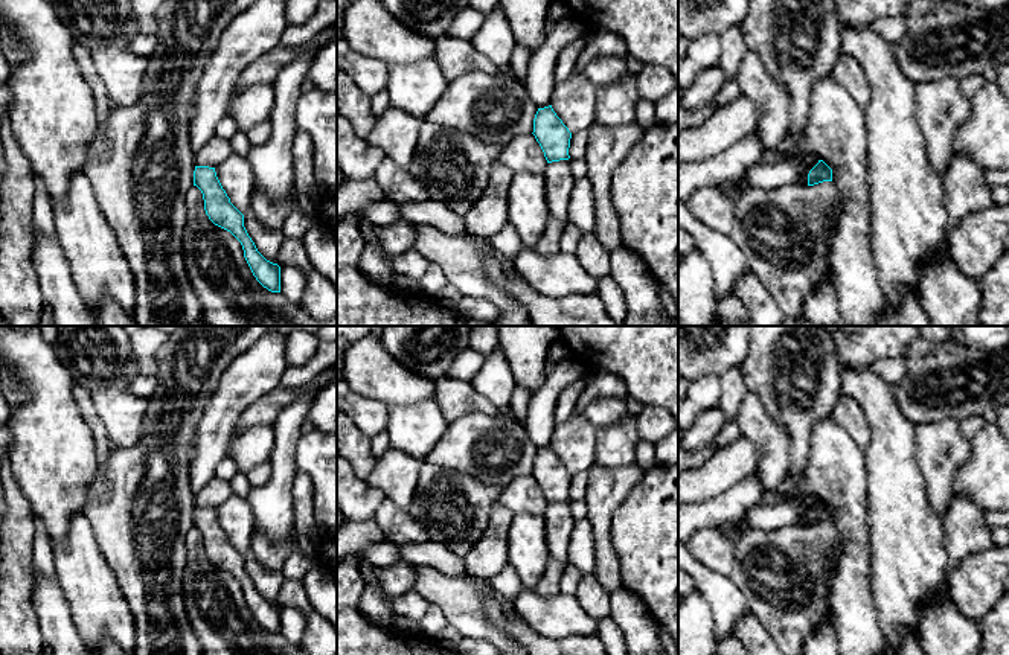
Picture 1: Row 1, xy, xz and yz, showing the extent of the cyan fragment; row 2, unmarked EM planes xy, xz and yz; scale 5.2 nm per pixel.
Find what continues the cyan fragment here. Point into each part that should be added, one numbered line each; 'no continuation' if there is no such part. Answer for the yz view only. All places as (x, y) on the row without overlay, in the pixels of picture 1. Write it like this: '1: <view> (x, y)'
no continuation

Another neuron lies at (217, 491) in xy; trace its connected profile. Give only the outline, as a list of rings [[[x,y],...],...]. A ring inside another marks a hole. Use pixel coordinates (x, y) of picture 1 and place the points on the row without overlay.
[[[213,478],[203,490],[195,494],[195,507],[215,509],[230,497],[229,483]]]

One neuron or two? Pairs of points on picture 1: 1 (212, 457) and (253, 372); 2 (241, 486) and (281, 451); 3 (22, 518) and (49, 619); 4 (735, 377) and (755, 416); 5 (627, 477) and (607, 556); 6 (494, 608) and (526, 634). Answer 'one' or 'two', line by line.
1: one
2: two
3: two
4: two
5: one
6: one

